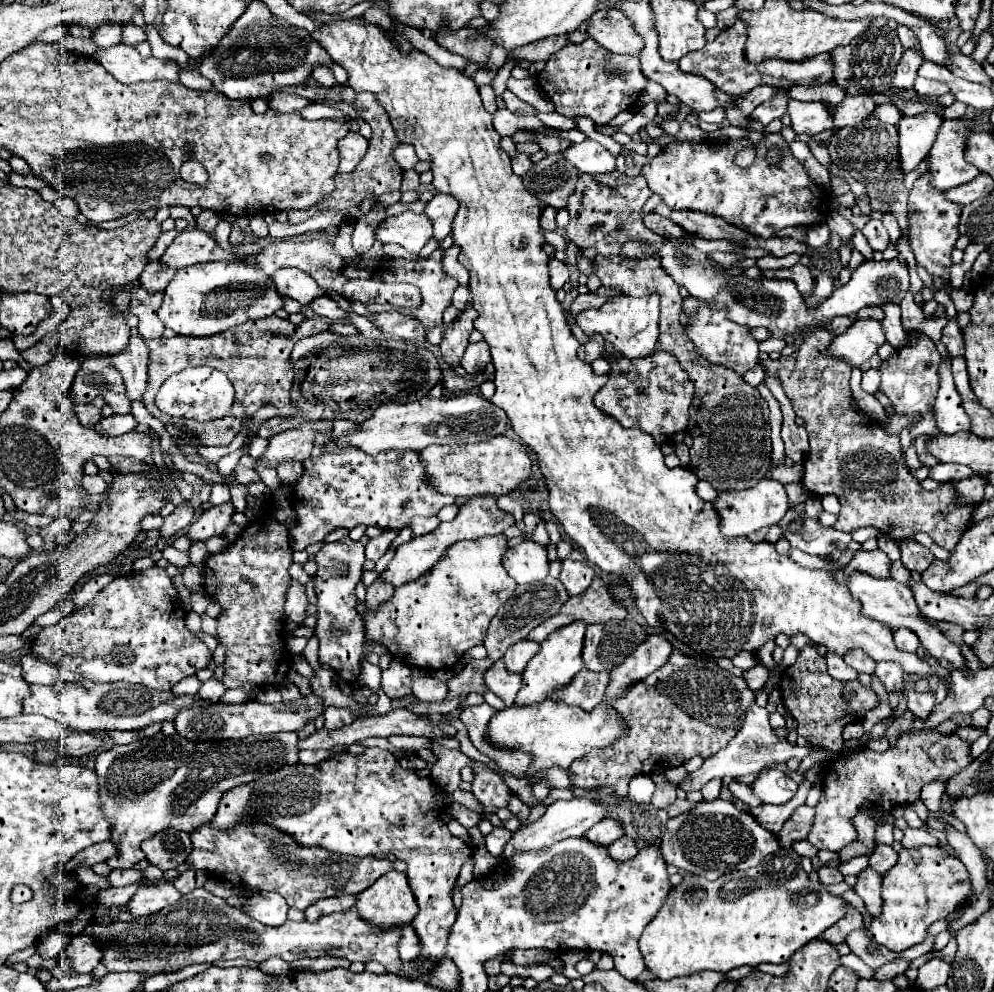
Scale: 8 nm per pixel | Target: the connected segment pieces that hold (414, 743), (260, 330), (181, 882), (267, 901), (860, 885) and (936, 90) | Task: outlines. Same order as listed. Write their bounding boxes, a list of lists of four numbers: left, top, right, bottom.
[[388,735,430,750],[144,316,330,446],[170,870,196,894],[244,892,288,926],[854,866,882,918],[914,78,950,96]]

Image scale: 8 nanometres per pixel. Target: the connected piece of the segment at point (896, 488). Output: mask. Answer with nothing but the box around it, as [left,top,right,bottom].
[760,326,974,550]

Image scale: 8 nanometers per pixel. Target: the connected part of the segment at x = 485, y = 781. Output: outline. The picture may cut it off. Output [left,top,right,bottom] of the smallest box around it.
[472,760,514,818]

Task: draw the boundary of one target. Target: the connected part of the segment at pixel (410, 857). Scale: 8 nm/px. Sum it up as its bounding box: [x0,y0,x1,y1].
[212,748,472,972]

